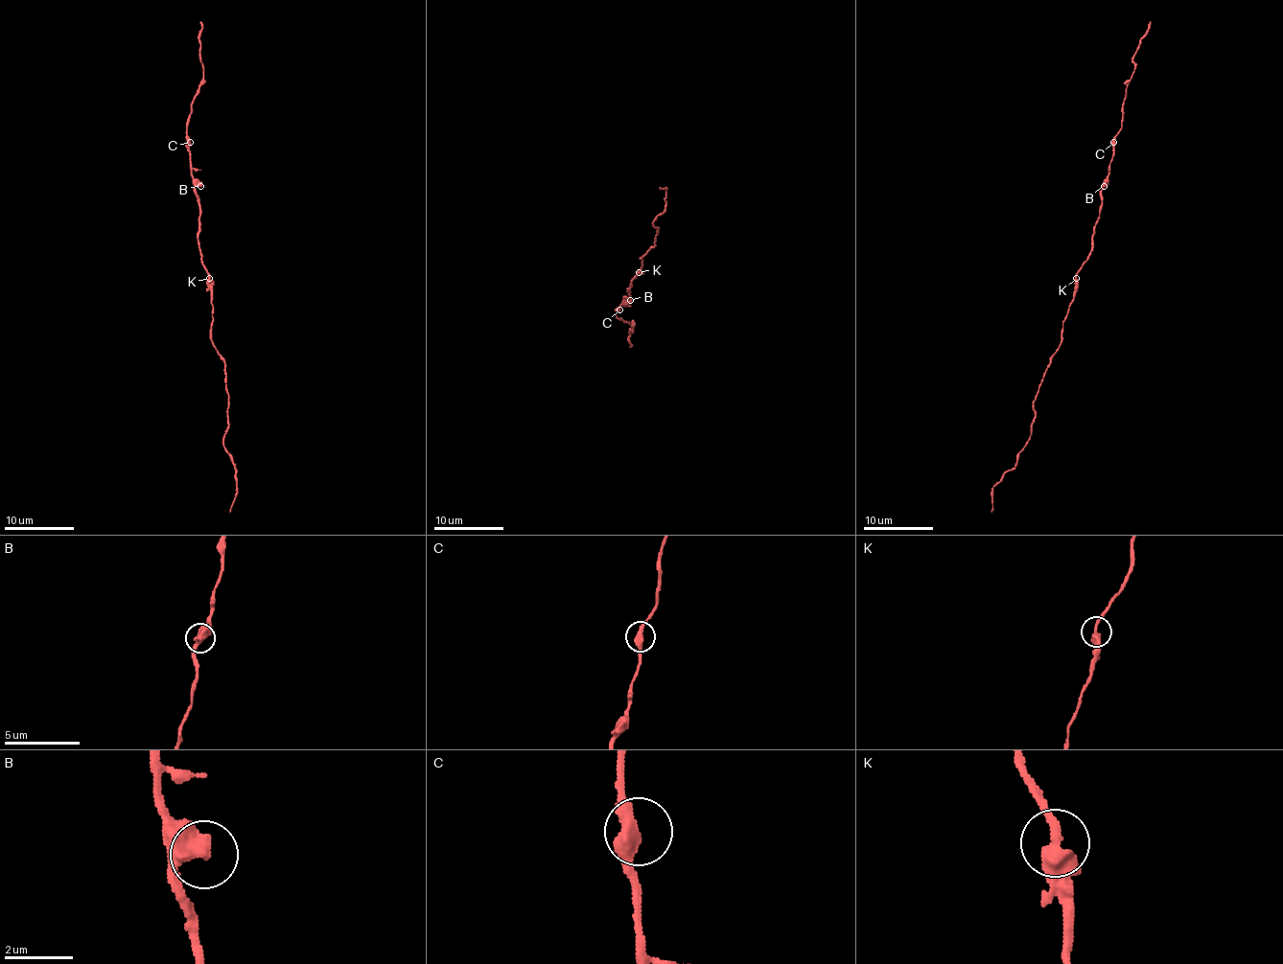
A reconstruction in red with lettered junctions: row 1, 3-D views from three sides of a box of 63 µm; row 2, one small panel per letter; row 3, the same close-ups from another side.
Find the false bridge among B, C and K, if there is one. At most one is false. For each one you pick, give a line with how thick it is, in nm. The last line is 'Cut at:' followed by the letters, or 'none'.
Cut at: none

